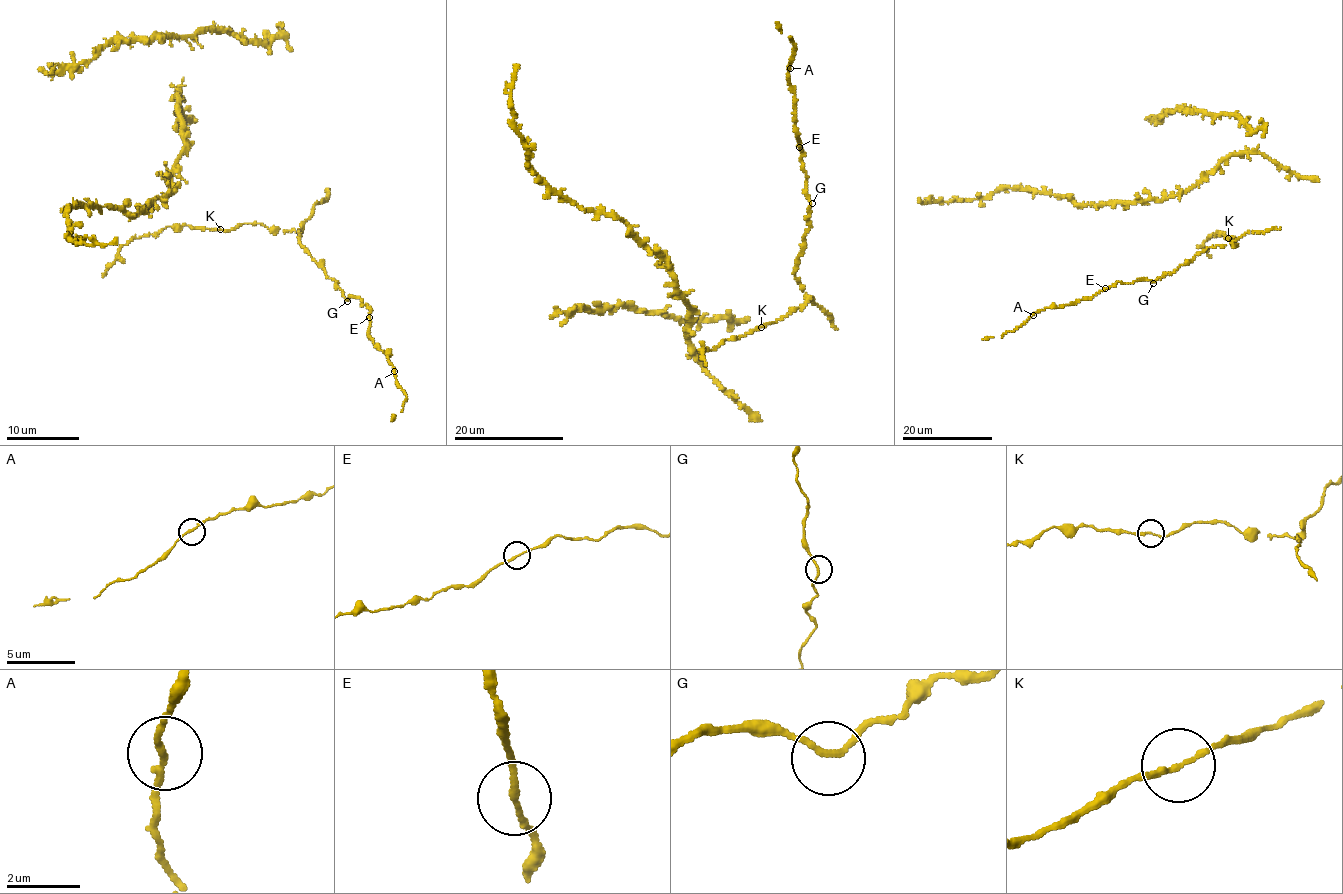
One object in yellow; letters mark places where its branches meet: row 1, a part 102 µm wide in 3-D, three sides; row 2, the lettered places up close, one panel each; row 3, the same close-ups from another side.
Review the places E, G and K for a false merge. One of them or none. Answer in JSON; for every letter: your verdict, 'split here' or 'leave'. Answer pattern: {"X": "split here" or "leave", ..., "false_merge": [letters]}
{"E": "leave", "G": "leave", "K": "leave", "false_merge": []}

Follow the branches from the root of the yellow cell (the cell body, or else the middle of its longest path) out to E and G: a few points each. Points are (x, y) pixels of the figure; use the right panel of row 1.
E: (1224, 234), (1228, 239), (1235, 238), (1234, 242), (1237, 244), (1208, 247), (1155, 281), (1119, 282), (1105, 289)
G: (1224, 234), (1228, 239), (1235, 238), (1234, 242), (1237, 244), (1208, 247), (1153, 283)

